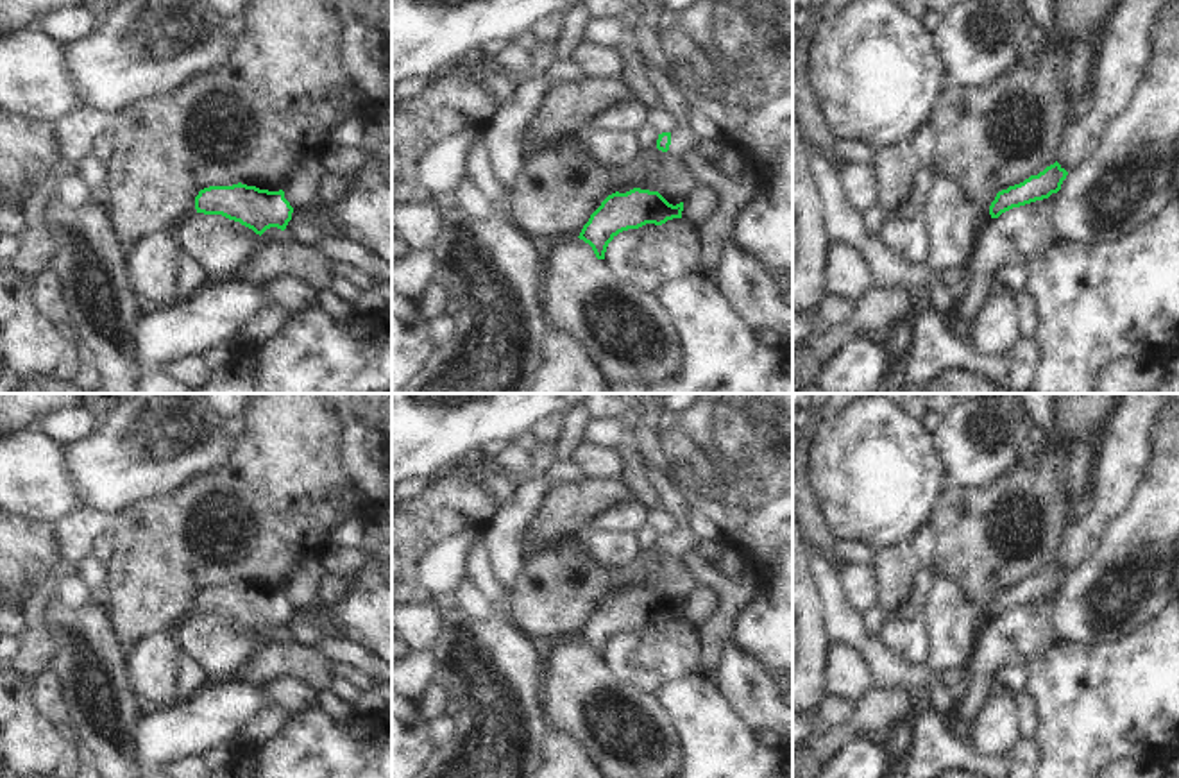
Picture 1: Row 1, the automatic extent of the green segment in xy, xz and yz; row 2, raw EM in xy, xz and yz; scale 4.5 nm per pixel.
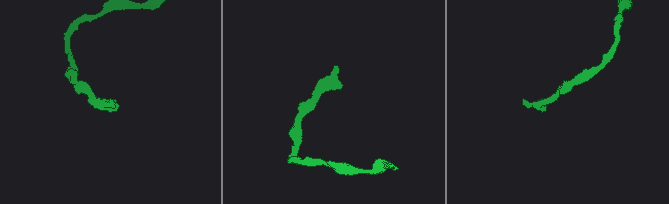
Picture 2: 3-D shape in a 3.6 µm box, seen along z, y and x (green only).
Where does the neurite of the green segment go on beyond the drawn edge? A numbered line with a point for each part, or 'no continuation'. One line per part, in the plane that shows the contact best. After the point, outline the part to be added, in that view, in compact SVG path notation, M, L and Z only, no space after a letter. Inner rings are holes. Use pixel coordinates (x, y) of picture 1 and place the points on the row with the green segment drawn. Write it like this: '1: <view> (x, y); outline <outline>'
1: xz (673, 99); outline M651 66L649 80L653 88L658 91L664 109L674 118L676 123L676 129L671 132L671 145L667 152L676 154L680 157L689 152L696 152L700 140L694 136L692 129L689 127L687 95L678 86L678 82L674 82L669 75L666 75L658 68Z

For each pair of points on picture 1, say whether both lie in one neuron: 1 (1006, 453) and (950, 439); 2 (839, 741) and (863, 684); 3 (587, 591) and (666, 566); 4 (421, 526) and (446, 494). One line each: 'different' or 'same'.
1: same
2: different
3: same
4: same

